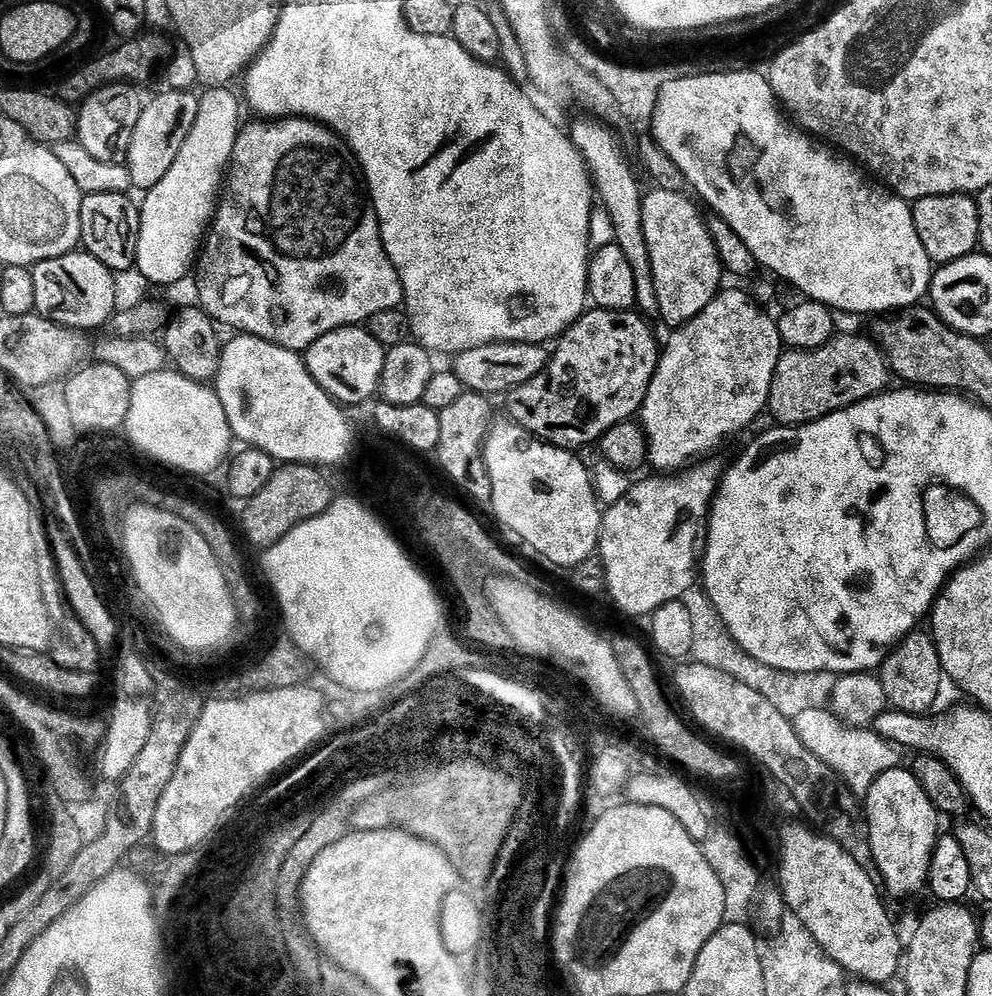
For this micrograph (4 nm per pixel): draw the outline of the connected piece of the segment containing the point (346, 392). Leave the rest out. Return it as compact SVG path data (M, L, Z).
M364 326L339 328L308 347L306 361L313 378L341 405L360 404L381 391L386 376L386 348Z

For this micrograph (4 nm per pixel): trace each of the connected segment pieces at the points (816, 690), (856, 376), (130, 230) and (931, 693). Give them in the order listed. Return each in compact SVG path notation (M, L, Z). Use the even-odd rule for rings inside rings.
M697 607L693 613L697 637L702 641L703 648L708 651L708 656L704 656L706 667L724 670L734 679L741 680L753 690L758 690L763 697L770 698L770 701L778 706L778 710L789 718L802 714L802 710L825 710L825 707L820 705L820 672L810 674L783 672L763 664L761 660L751 656L745 648L741 648L735 640L730 638L719 612L705 608Z
M840 334L820 348L805 351L790 350L783 353L770 403L777 418L775 421L784 426L812 423L815 420L826 418L838 410L868 400L871 396L879 396L880 393L889 391L888 376L890 377L890 369L888 359L880 351L880 346L875 339L865 336L842 336Z
M87 194L84 205L78 208L79 222L83 227L83 247L98 262L102 262L114 274L128 272L137 267L141 228L141 205L131 200L131 195Z
M918 630L902 640L889 655L880 670L880 679L885 686L889 703L909 716L936 717L949 711L959 701L960 688L941 664L935 637Z

